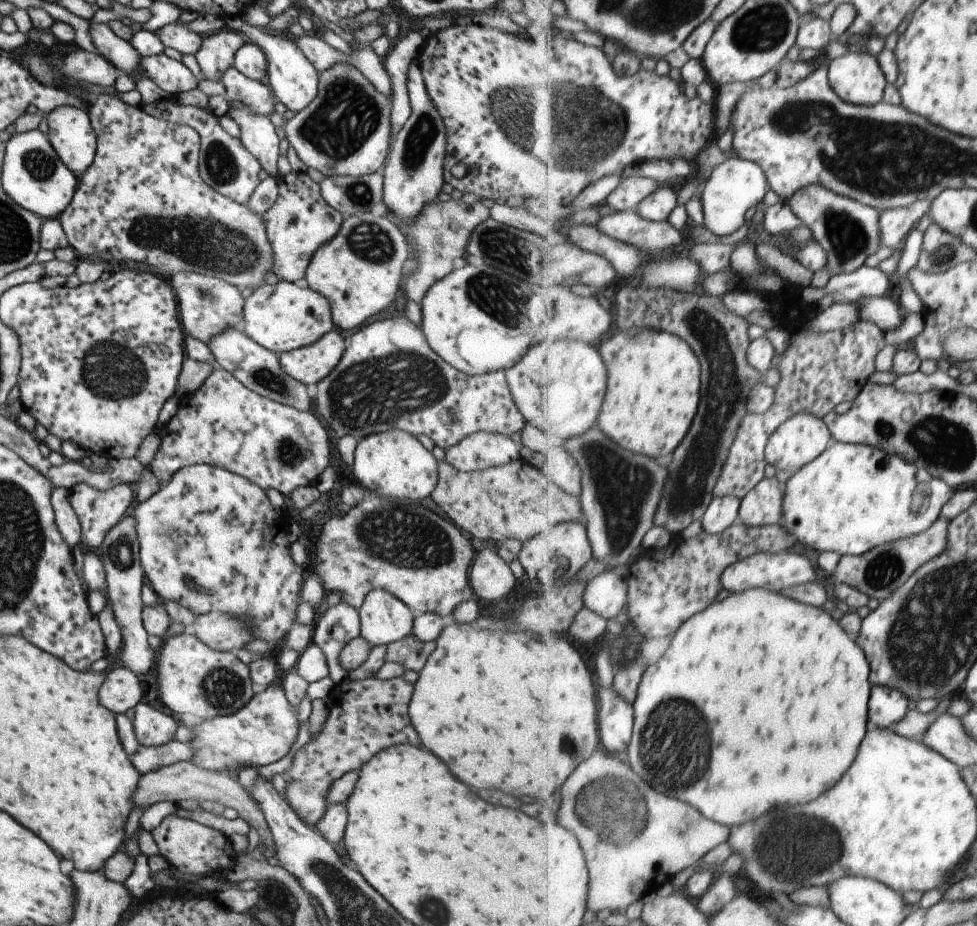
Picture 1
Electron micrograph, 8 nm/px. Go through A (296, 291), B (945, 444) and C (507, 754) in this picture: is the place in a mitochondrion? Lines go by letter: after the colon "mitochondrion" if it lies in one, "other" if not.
A: other
B: mitochondrion
C: other

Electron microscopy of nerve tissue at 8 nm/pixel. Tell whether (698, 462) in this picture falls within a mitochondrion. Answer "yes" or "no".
yes

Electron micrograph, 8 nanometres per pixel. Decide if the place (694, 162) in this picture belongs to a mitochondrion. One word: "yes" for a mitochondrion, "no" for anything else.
no

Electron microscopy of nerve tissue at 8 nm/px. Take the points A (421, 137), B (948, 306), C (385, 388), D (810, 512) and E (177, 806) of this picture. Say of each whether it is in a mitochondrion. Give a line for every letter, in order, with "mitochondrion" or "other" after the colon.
A: mitochondrion
B: other
C: mitochondrion
D: other
E: other

